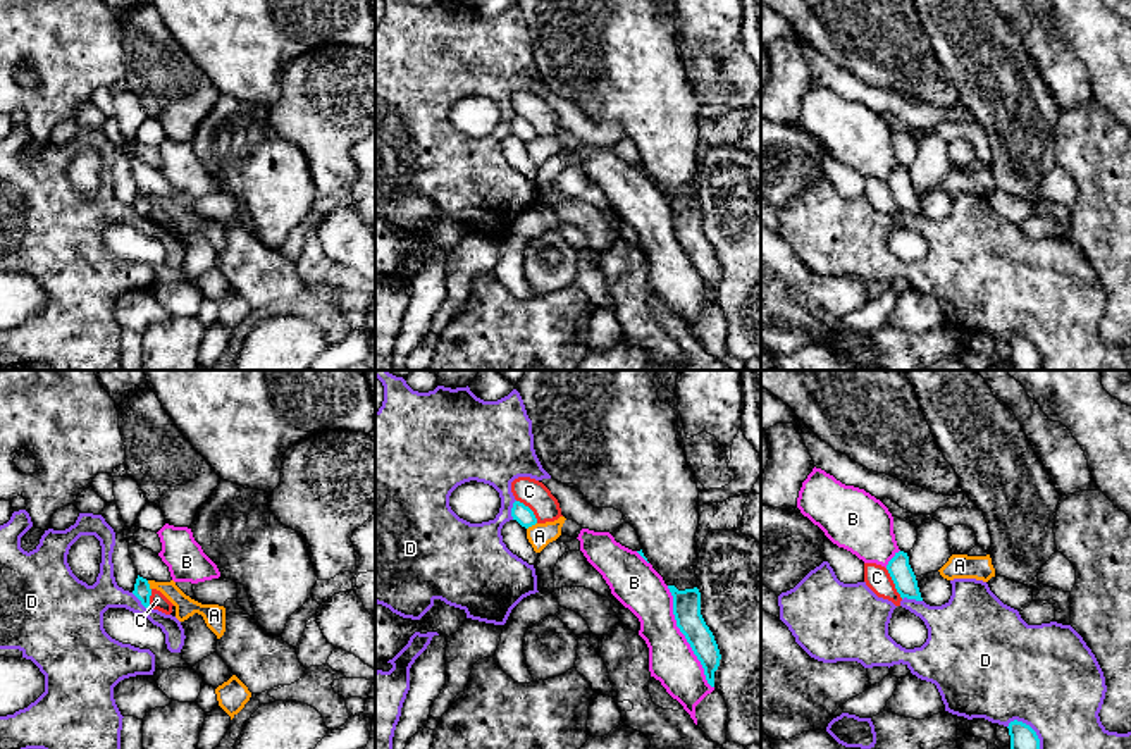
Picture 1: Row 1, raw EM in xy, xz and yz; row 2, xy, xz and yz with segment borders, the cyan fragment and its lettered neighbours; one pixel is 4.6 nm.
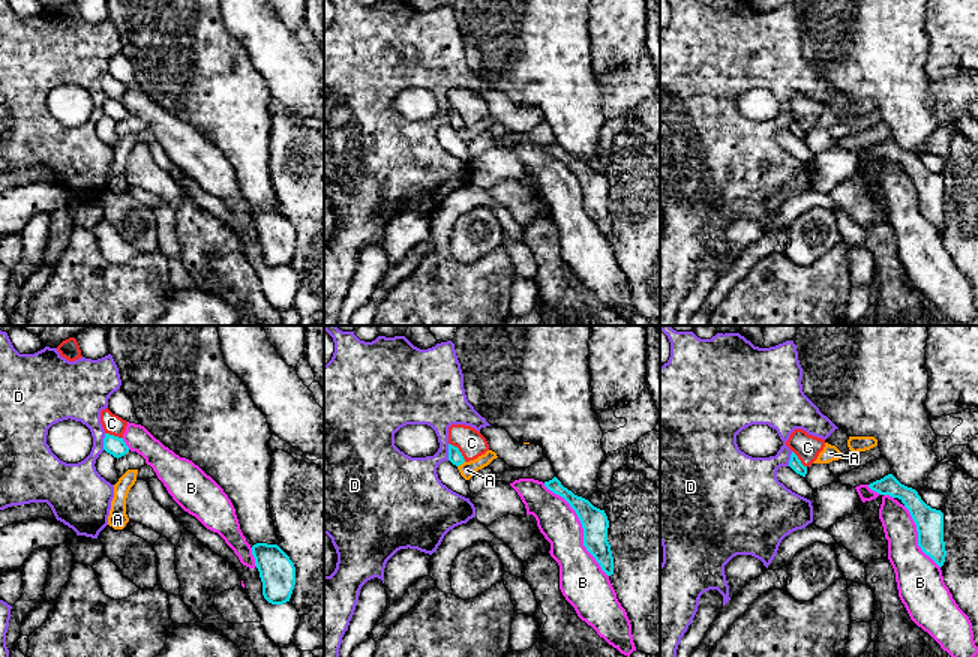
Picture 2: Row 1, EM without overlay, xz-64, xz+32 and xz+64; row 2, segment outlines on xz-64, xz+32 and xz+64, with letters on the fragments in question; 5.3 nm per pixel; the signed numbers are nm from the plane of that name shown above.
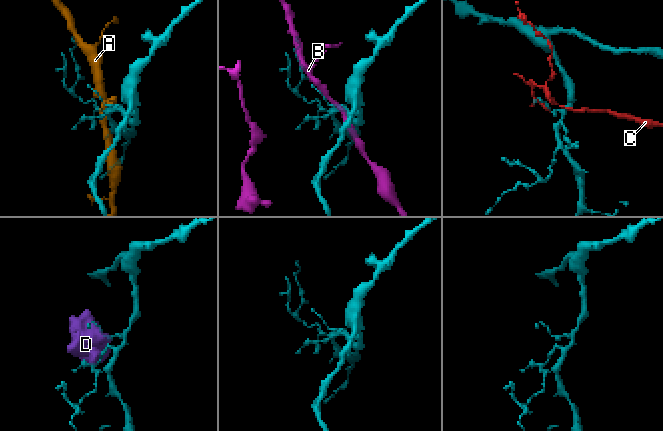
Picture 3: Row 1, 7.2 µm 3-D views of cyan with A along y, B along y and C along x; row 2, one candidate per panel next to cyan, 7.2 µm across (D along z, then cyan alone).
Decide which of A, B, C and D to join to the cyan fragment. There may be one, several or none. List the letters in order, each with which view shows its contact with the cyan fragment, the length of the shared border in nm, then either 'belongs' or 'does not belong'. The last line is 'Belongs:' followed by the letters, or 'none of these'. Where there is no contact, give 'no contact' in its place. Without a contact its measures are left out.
A: meets cyan in xz; contact 60 nm long; does not belong
B: meets cyan in xz; contact 550 nm long; does not belong
C: meets cyan in yz; contact 170 nm long; does not belong
D: meets cyan in xy; contact 120 nm long; does not belong
Belongs: none of these

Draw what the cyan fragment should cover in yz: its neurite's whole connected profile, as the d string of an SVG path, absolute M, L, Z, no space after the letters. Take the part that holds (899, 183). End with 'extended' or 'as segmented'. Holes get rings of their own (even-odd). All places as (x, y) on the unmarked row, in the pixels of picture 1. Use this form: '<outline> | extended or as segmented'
M904 165L895 167L895 170L888 176L887 184L895 198L900 212L923 215L916 189L909 179L909 170Z | as segmented

